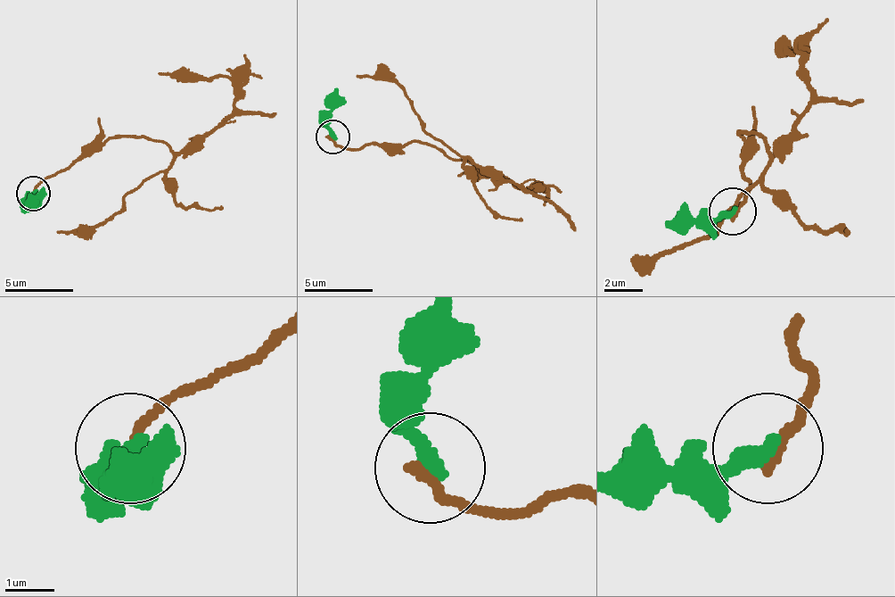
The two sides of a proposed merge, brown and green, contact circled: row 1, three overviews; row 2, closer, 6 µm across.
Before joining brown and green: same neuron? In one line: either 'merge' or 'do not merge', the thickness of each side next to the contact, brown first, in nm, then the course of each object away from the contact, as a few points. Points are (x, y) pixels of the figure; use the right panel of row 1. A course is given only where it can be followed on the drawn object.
do not merge; 260 nm thick on the brown side, 400 nm on the other; brown runs (731, 215), (751, 191), (741, 134), (759, 134), (774, 153), (802, 115), (802, 48), (779, 48), (788, 44); green runs (731, 210), (665, 224)

